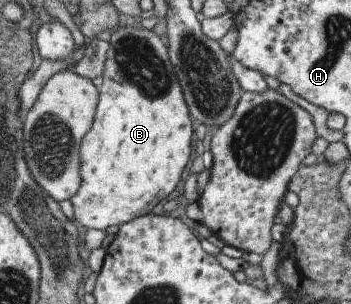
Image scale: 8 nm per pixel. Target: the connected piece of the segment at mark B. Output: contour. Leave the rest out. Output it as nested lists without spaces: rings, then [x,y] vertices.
[[[119,27],[110,32],[101,86],[93,121],[79,143],[79,187],[71,202],[74,221],[86,229],[105,231],[107,227],[131,221],[151,209],[175,189],[189,155],[194,122],[187,111],[181,88],[167,57],[166,45],[150,30]]]

